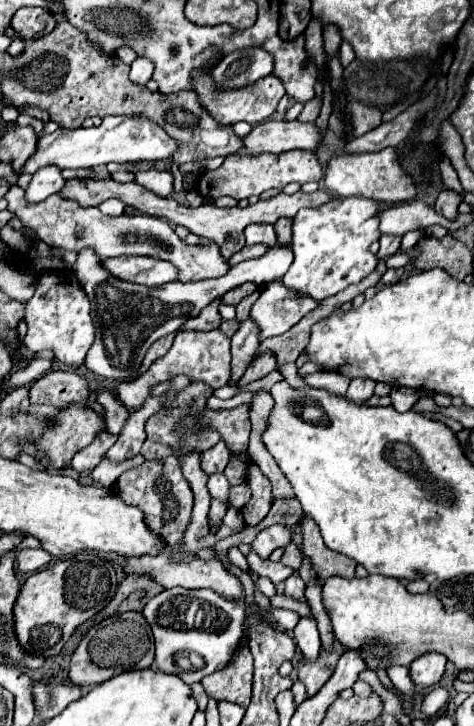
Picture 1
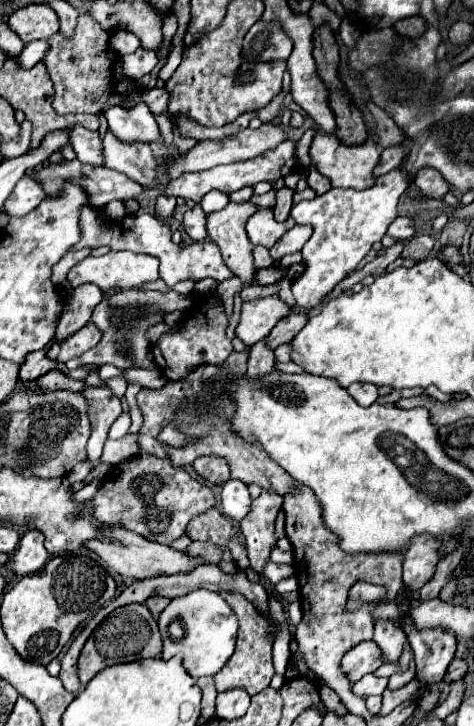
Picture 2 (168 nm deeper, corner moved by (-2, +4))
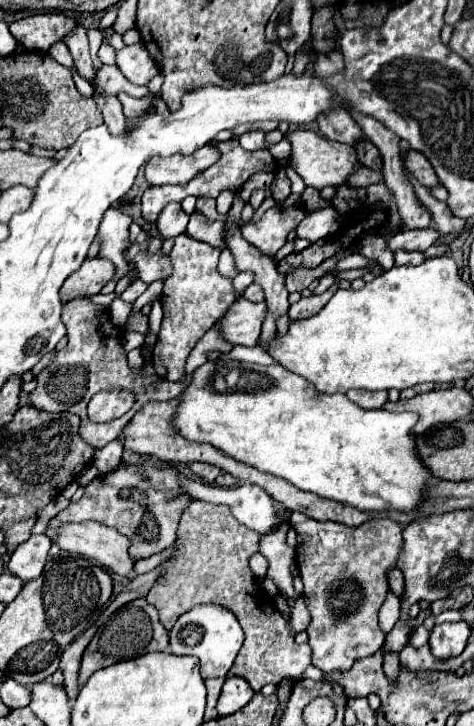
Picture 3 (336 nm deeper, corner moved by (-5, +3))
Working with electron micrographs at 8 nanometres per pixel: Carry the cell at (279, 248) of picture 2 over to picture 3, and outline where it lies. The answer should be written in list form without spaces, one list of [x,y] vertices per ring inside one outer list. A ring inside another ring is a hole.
[[[325,207],[305,215],[305,219],[297,227],[297,237],[315,243],[327,235],[333,235],[339,229],[339,223],[339,213],[333,207]]]

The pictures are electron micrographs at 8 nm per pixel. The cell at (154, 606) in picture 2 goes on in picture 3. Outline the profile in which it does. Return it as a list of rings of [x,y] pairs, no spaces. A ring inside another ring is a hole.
[[[193,501],[183,511],[175,541],[175,553],[169,557],[169,563],[161,565],[161,575],[147,595],[147,601],[157,607],[161,623],[171,631],[179,615],[191,611],[191,607],[203,603],[223,605],[239,619],[245,631],[245,643],[229,675],[247,679],[253,691],[303,675],[311,665],[311,647],[297,645],[295,635],[309,627],[311,617],[305,601],[297,599],[295,607],[291,607],[291,617],[285,619],[249,569],[249,559],[259,551],[261,535],[241,525],[227,505]]]

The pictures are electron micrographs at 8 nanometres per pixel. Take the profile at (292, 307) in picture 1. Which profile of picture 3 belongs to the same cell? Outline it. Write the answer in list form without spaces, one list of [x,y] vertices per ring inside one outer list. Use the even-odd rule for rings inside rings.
[[[239,297],[229,309],[227,315],[219,319],[219,329],[225,341],[231,345],[253,347],[261,333],[261,323],[265,319],[265,303],[251,303]]]

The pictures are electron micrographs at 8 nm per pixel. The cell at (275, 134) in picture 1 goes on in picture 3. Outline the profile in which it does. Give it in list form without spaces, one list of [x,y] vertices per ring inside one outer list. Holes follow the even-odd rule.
[[[211,145],[197,149],[193,155],[171,155],[153,157],[145,165],[145,179],[149,185],[183,185],[191,181],[197,173],[211,167],[219,159],[219,151]]]

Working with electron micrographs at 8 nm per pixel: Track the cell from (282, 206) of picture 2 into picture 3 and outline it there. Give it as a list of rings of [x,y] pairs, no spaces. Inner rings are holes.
[[[277,169],[275,179],[271,183],[271,195],[273,195],[275,201],[281,203],[281,201],[285,201],[289,197],[289,193],[291,193],[291,183],[289,183],[289,179],[285,175],[285,169]]]

